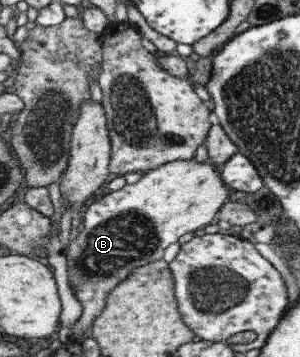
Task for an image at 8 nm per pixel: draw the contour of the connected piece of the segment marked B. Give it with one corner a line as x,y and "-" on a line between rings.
190,158
145,171
135,183
124,184
83,208
79,219
84,227
64,250
67,281
82,306
70,340
81,333
90,337
91,323
100,313
108,289
137,267
160,259
164,248
180,235
213,223
227,197
228,189
213,163

